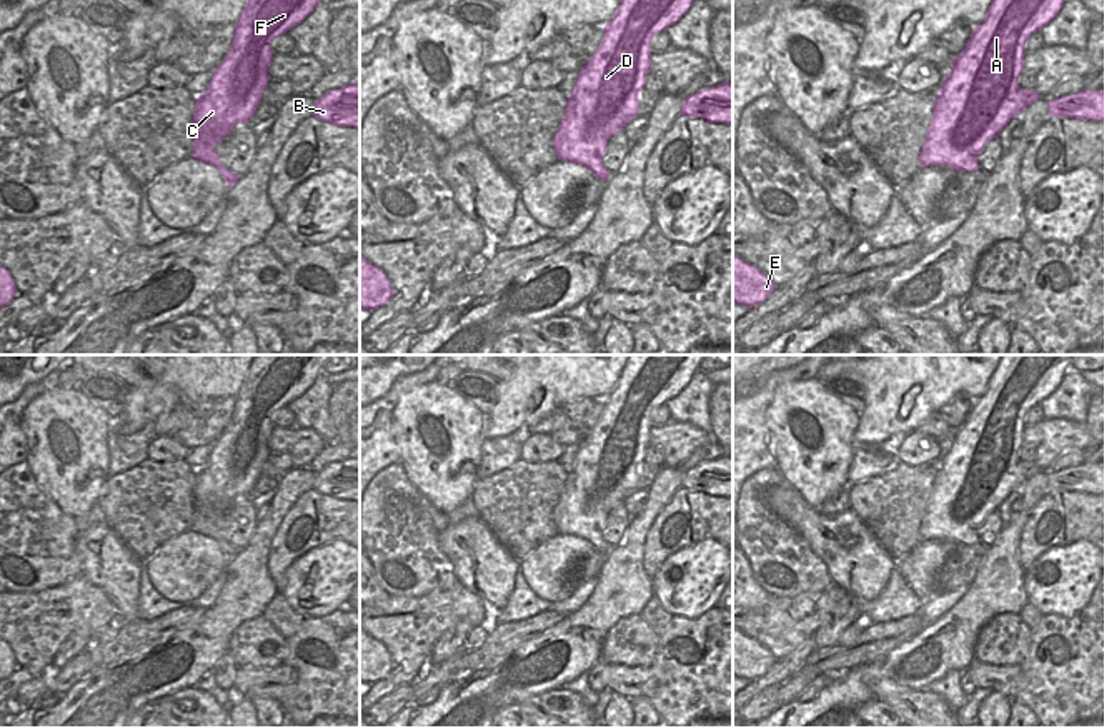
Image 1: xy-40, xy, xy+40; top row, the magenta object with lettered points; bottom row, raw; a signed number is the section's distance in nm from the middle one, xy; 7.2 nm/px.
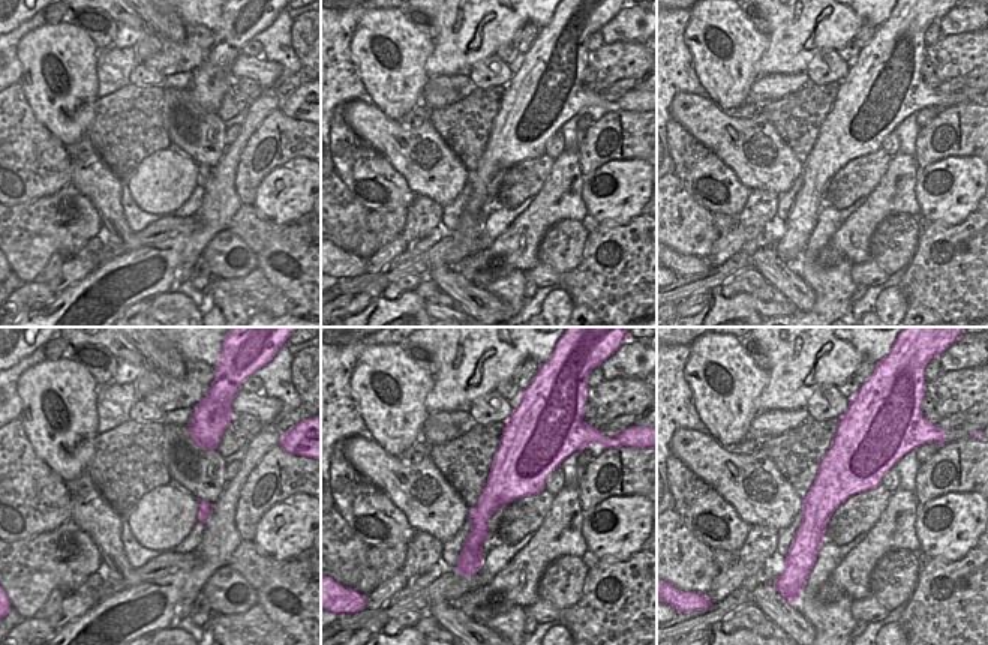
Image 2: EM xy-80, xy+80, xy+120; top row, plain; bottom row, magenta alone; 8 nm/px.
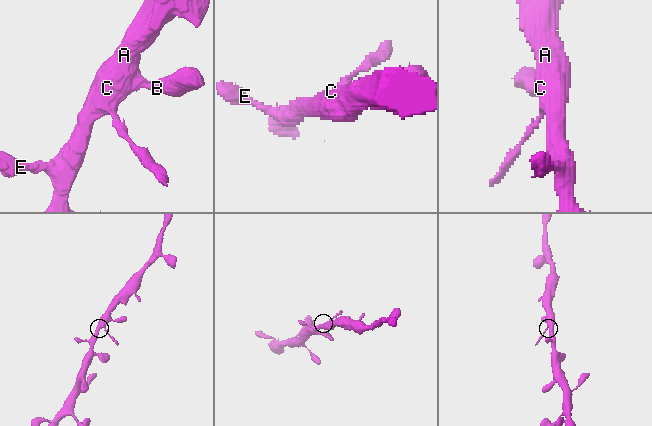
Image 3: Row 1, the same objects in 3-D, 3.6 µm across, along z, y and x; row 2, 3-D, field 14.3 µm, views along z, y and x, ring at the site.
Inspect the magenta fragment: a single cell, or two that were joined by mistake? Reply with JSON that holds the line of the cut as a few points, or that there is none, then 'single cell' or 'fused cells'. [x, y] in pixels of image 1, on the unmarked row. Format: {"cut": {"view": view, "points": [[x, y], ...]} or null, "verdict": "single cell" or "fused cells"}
{"cut": null, "verdict": "single cell"}

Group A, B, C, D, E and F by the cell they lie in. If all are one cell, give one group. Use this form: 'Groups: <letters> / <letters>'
Groups: A B C D E F.

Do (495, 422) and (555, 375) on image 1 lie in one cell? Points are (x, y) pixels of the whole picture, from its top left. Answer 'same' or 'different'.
same

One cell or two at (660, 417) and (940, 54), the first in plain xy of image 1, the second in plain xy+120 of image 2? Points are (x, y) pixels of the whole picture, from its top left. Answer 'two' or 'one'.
two

